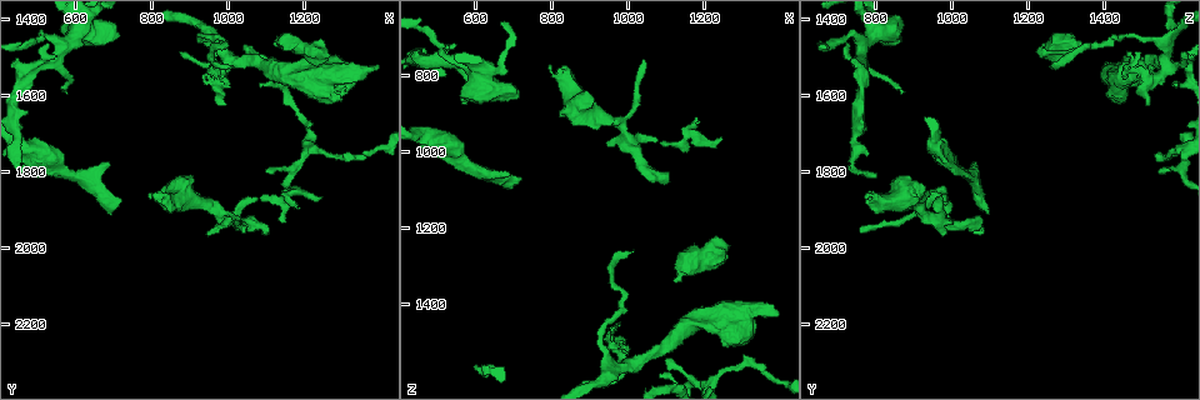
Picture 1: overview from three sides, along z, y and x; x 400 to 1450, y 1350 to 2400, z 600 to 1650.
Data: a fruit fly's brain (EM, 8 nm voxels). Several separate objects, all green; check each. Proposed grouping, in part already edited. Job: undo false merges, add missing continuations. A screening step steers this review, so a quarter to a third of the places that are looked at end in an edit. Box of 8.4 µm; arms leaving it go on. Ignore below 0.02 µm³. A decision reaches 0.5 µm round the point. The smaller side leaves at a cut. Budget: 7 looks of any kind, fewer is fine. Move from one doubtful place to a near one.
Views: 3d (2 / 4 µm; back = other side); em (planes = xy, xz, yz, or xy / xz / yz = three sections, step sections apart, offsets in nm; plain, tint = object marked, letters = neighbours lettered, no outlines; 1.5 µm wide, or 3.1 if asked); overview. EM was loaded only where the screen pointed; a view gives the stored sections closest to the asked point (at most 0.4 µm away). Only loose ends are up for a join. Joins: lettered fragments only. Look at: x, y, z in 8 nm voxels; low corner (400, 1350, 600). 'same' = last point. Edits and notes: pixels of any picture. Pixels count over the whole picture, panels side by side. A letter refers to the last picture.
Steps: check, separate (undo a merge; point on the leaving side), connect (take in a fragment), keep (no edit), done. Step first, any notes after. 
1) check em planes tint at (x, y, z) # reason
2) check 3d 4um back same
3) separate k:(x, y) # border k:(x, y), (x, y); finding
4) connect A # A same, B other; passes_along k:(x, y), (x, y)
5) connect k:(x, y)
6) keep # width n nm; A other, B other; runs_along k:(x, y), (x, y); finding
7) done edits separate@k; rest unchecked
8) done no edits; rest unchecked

check em planes letters at (1100, 1800, 1550) # tapers out

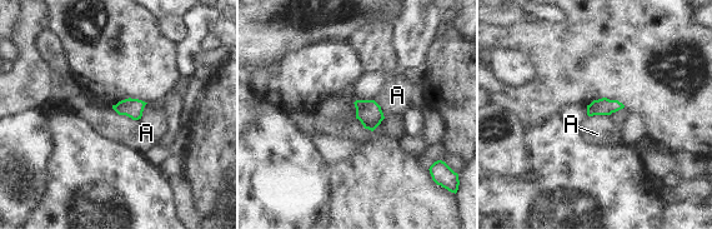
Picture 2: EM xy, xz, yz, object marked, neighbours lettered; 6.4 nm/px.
keep # A other; border 2:(148, 103), (143, 114), (133, 120); none of them fits

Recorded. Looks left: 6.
check 3d 4um at (1005, 1530, 1260) # long arm stops here

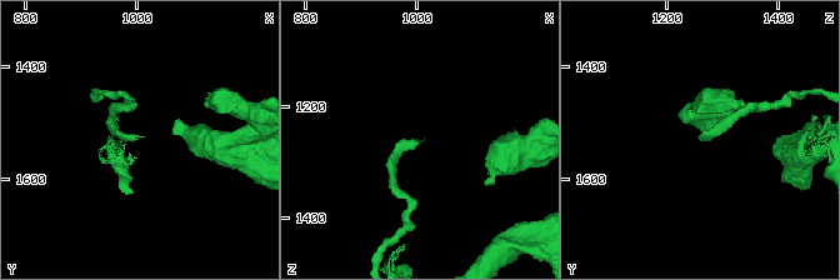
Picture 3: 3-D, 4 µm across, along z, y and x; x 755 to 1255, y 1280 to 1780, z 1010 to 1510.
check em xz step 8 tint at (1005, 1530, 1260)

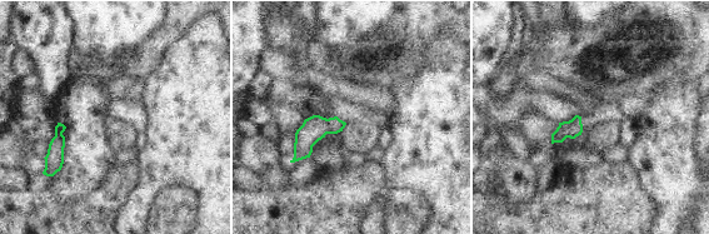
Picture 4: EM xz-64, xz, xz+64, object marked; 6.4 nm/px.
check em yz step 8 letters same # cut it another way

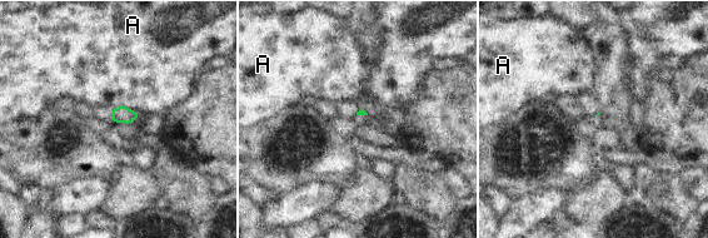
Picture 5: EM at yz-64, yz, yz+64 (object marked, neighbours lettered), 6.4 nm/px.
keep # longest_contact A 170 nm; A other; border 5:(113, 109), (125, 105), (138, 113); none of them fits

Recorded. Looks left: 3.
check 3d 4um at (1255, 1500, 1235)

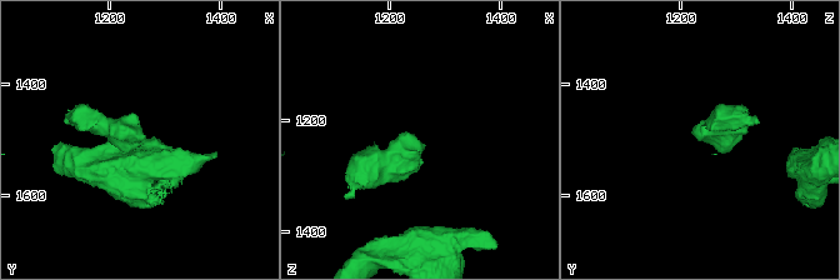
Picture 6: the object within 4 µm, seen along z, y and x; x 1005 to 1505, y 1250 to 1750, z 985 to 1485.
check em planes letters at (1250, 1500, 1235) # need the tissue

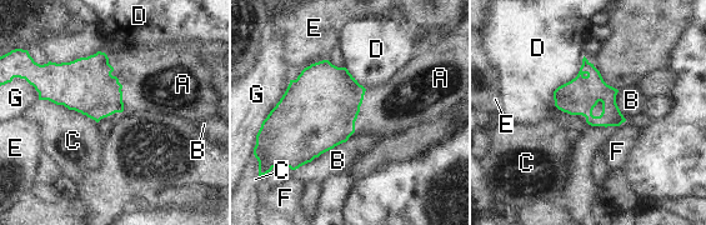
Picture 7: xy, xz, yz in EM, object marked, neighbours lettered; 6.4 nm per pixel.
connect A # A same, B other, C other, D other, E other, F other, G other; passes_along 7:(320, 108), (359, 110), (396, 106); the neuron continues

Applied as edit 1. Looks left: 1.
done edits connect@7; rest unchecked

